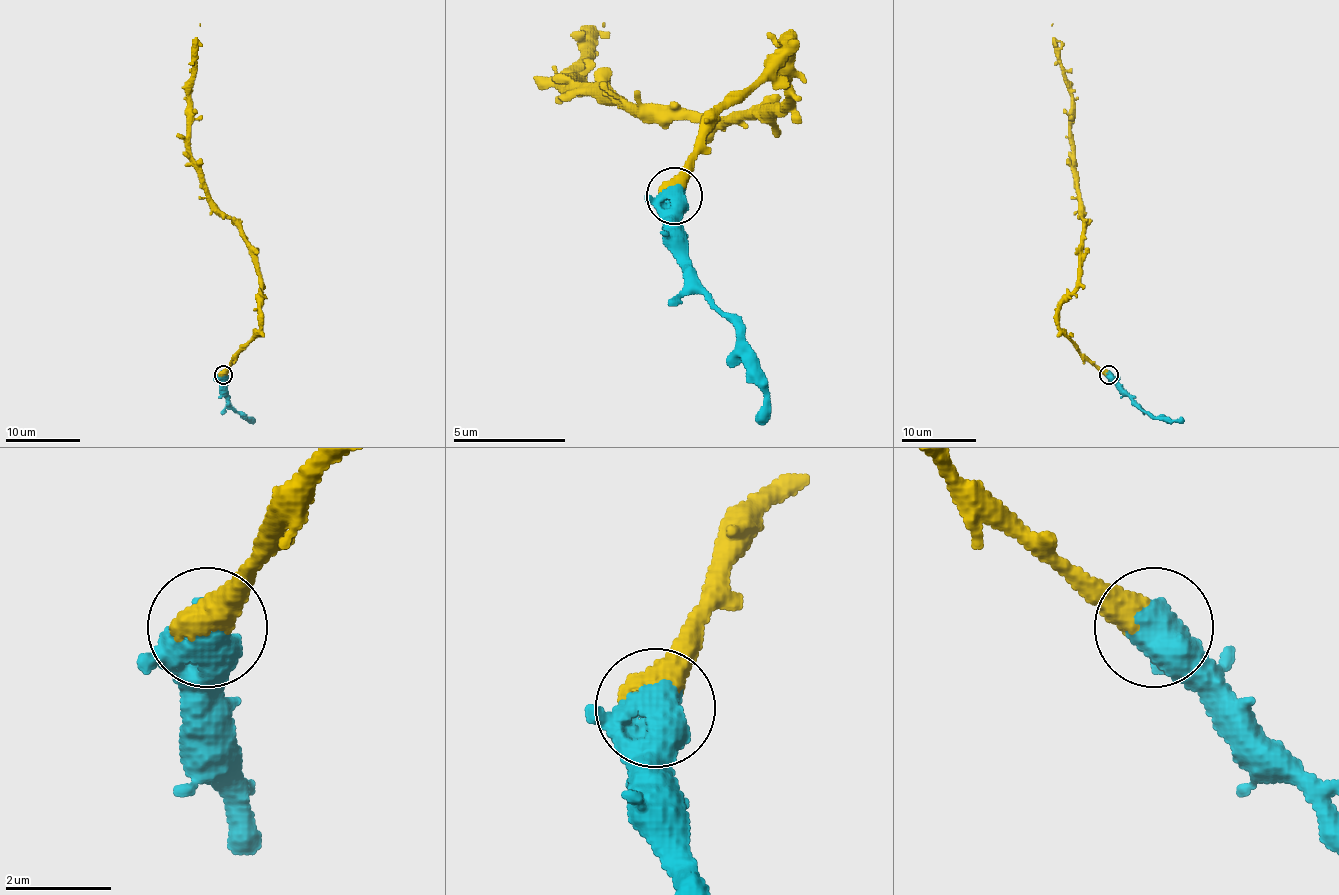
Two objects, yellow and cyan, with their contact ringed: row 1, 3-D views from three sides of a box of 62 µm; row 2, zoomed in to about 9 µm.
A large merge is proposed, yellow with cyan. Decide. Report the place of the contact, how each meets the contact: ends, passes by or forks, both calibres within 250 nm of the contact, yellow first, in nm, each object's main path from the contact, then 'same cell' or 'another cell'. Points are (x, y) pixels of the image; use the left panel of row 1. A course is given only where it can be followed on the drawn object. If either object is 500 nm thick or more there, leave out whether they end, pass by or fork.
place (223, 374); calibres 500 and 800 nm; course yellow (223, 373), (261, 326), (261, 285), (257, 250), (212, 200), (192, 157), (188, 83), (199, 23); course cyan (223, 375), (223, 397), (244, 417), (253, 419), (251, 421); same cell

